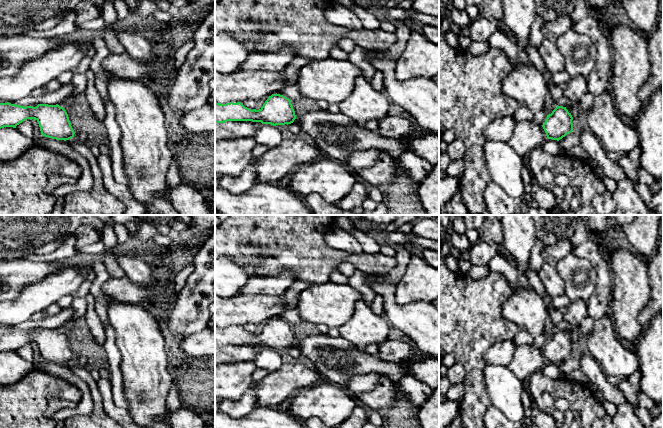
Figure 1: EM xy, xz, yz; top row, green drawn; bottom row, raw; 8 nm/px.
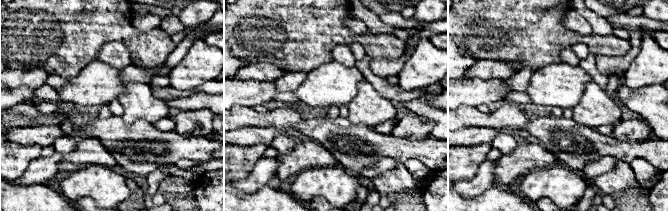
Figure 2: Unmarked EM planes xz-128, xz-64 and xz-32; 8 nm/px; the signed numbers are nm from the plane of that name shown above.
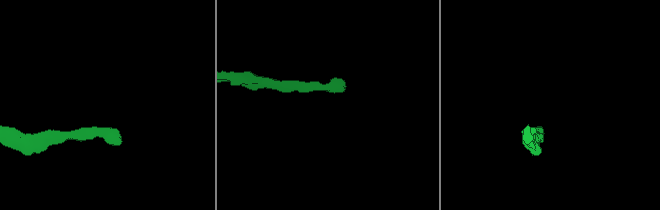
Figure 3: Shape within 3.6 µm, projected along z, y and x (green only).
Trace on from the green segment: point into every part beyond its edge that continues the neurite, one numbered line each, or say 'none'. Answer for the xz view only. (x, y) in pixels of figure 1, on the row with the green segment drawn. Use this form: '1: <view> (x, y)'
1: xz (336, 136)

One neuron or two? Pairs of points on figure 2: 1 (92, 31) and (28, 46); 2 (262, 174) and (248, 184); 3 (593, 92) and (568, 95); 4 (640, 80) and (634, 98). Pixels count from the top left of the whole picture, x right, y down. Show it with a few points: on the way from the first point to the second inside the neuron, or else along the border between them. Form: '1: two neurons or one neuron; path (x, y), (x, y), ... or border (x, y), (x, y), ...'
1: one neuron; path (76, 45), (74, 47), (44, 47)
2: one neuron; path (259, 177), (251, 184)
3: two neurons; border (591, 80), (585, 84), (582, 97), (571, 108)
4: two neurons; border (624, 71), (625, 84), (630, 88), (657, 83)

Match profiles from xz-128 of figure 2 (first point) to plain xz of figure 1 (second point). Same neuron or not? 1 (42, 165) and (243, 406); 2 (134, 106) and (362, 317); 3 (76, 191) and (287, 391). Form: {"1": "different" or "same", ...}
{"1": "same", "2": "same", "3": "different"}

